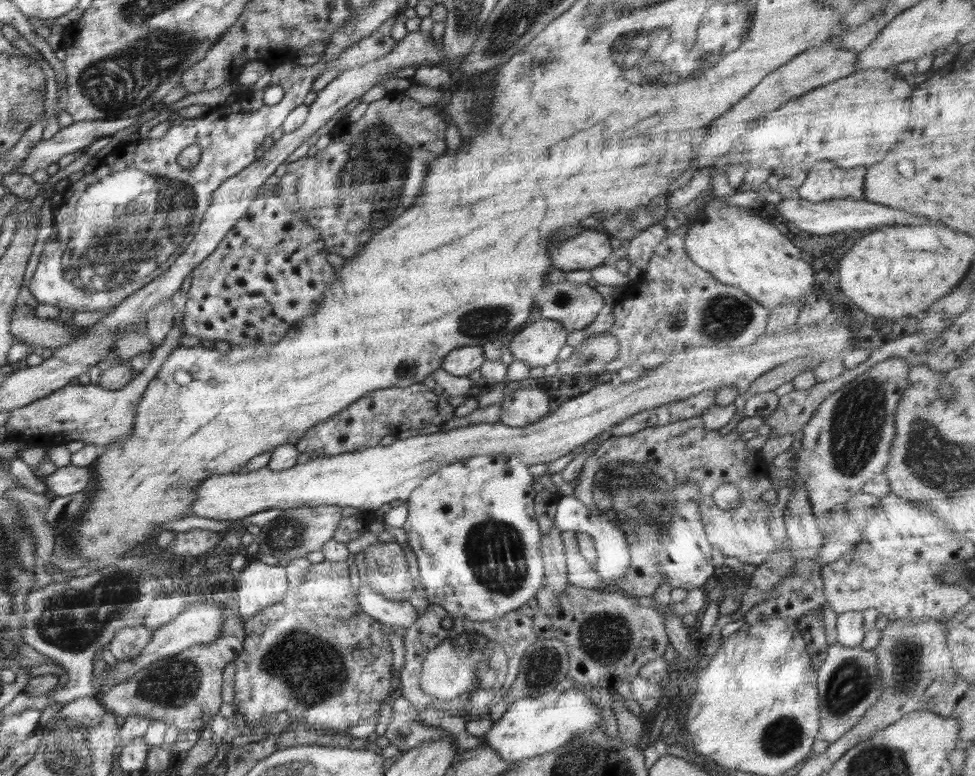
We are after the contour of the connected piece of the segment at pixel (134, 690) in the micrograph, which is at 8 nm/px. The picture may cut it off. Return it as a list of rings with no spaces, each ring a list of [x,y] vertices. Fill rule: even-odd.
[[[224,608],[224,630],[218,640],[196,644],[172,657],[157,660],[123,683],[115,684],[97,700],[122,718],[147,715],[167,725],[174,724],[180,734],[188,734],[190,729],[199,732],[209,726],[222,706],[223,670],[242,652],[244,639],[242,618],[230,608]]]

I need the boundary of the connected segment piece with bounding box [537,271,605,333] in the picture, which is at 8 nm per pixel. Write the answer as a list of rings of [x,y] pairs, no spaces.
[[[564,271],[564,281],[558,283],[548,282],[543,290],[537,296],[538,308],[540,308],[540,316],[544,320],[553,320],[562,324],[562,328],[567,333],[576,332],[576,330],[584,330],[600,312],[605,305],[602,295],[588,284],[576,284],[567,279]]]

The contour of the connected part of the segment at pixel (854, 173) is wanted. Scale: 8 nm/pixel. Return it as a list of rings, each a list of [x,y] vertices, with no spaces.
[[[831,160],[817,162],[797,189],[801,199],[822,202],[830,199],[864,200],[866,168],[843,169]]]

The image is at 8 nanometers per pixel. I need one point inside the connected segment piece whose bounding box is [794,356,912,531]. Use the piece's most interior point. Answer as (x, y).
(846, 443)

